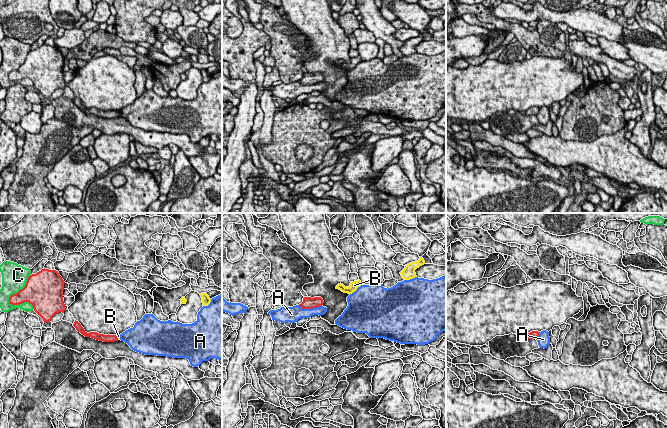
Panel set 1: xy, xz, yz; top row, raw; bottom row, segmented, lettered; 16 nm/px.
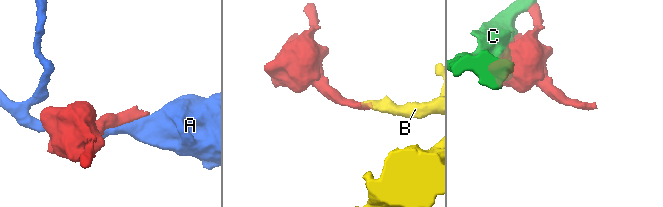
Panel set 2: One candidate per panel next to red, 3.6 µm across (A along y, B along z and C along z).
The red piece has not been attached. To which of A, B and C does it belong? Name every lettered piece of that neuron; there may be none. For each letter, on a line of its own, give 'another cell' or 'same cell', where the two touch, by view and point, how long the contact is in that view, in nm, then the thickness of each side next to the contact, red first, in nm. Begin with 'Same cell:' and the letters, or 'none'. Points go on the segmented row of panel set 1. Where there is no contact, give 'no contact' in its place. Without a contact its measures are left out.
Same cell: B
A: another cell | xz (310, 308) | 360 nm | 190/220 nm
B: same cell | xy (117, 337) | 90 nm | 130/50 nm
C: another cell | xy (20, 290) | 600 nm | 400/420 nm

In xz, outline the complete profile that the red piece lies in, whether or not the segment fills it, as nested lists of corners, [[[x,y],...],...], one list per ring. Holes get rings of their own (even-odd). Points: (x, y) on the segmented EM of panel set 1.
[[[304,297],[303,302],[300,305],[302,309],[312,309],[319,306],[322,306],[324,303],[323,299],[321,297]]]

